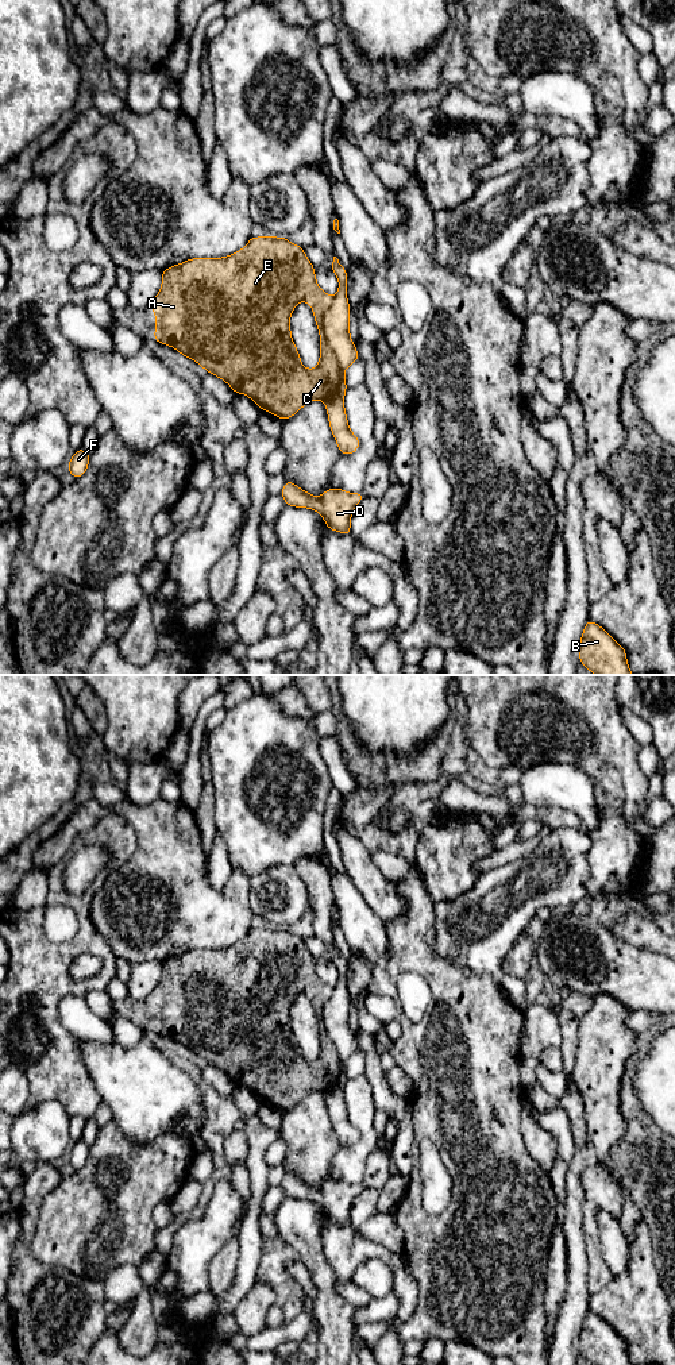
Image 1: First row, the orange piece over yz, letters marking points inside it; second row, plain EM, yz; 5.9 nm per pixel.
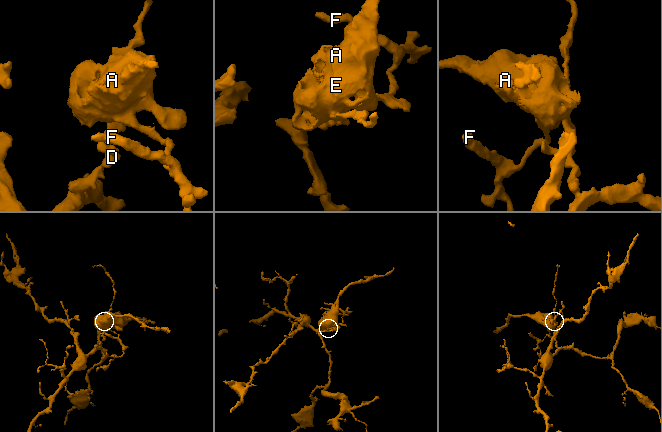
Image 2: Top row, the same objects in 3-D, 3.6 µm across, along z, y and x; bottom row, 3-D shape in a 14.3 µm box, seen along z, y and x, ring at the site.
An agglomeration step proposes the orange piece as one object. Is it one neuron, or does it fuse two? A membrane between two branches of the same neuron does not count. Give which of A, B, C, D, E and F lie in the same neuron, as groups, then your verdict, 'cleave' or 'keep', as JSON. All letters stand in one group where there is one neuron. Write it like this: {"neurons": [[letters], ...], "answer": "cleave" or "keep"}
{"neurons": [["A", "C", "E", "F"], ["B", "D"]], "answer": "cleave"}

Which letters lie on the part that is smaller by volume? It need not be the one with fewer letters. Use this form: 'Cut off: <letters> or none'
Cut off: A, C, E, F

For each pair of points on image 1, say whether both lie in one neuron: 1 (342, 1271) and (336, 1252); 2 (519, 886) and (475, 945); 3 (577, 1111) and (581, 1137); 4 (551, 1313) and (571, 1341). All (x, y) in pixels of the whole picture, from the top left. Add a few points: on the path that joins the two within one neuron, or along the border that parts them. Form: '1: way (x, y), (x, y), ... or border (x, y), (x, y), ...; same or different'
1: way (342, 1267), (340, 1256); same
2: way (509, 899), (478, 930); same
3: way (577, 1118), (579, 1130); same
4: border (564, 1288), (551, 1348); different

